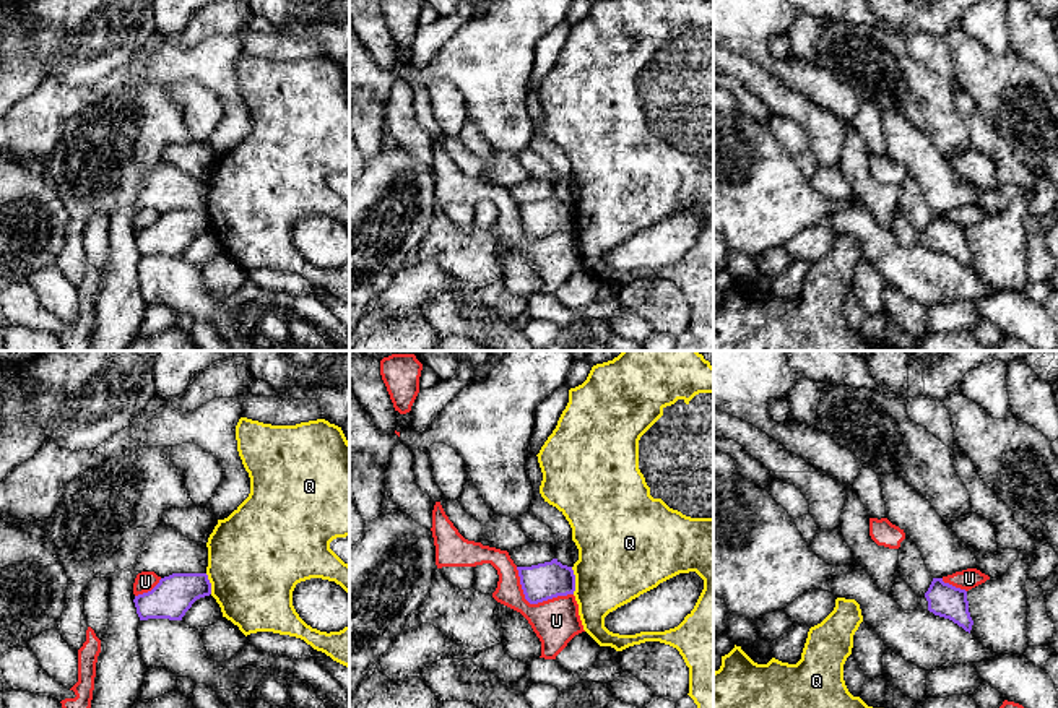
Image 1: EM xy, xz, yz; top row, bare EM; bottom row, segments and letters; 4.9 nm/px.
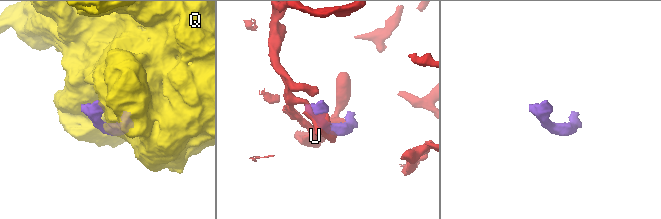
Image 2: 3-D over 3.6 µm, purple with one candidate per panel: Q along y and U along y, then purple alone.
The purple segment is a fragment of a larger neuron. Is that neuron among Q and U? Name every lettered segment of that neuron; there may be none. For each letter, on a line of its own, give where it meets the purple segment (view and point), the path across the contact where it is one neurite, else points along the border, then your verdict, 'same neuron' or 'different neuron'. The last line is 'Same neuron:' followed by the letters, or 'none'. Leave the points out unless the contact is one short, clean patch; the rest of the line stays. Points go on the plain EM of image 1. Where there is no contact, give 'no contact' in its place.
Q: xz (574, 216) | different neuron
U: xz (533, 239) | different neuron
Same neuron: none

